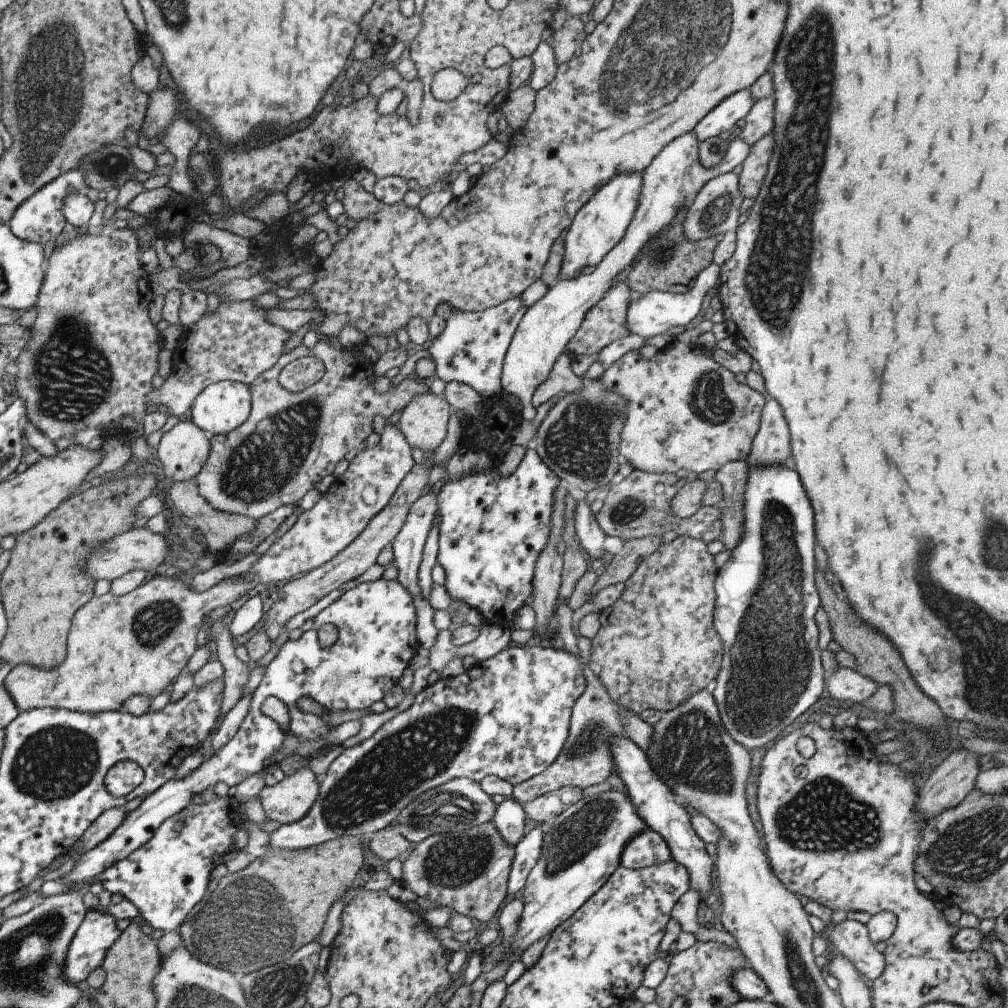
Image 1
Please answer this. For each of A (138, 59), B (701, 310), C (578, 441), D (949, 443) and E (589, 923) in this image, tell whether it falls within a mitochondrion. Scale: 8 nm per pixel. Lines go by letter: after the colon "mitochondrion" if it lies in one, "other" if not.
A: other
B: other
C: mitochondrion
D: other
E: other

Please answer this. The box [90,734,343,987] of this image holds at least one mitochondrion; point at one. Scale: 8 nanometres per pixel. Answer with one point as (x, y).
(252, 918)

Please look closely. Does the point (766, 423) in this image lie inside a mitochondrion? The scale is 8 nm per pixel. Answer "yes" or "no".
no

